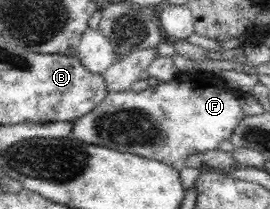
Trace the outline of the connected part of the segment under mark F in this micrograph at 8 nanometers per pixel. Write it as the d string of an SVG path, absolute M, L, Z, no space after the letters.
M184 77L167 82L159 82L141 93L133 91L113 91L90 112L72 121L71 137L83 143L104 145L121 152L136 153L155 161L166 162L180 170L185 167L185 158L194 151L219 148L219 143L229 140L238 119L244 111L239 102L240 93L217 77L216 85L187 81Z

